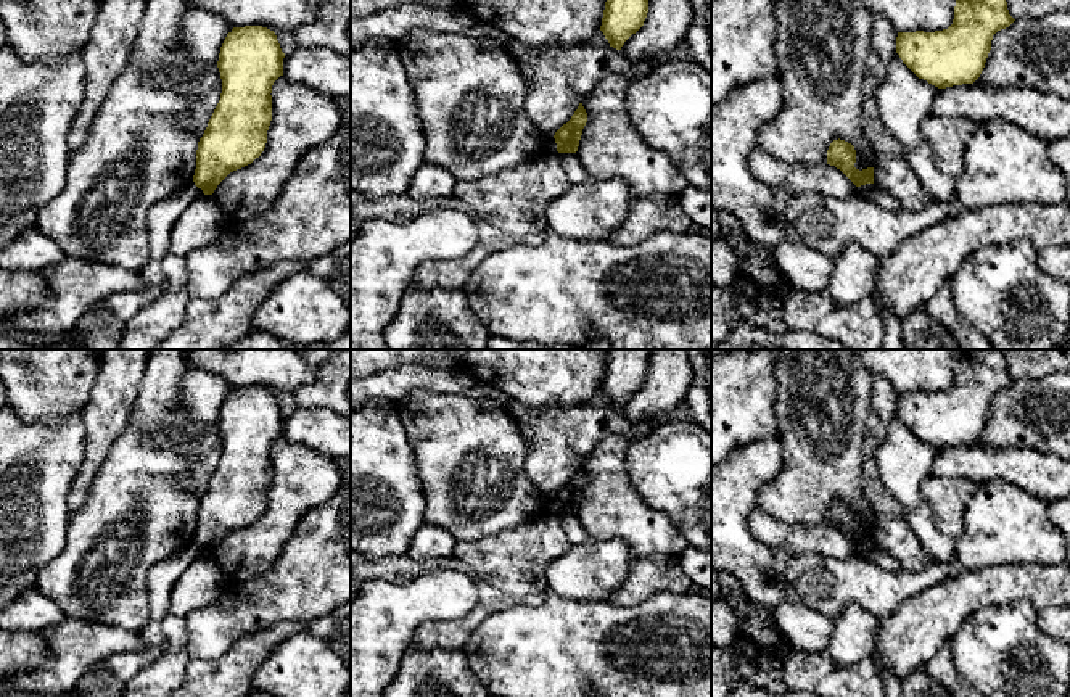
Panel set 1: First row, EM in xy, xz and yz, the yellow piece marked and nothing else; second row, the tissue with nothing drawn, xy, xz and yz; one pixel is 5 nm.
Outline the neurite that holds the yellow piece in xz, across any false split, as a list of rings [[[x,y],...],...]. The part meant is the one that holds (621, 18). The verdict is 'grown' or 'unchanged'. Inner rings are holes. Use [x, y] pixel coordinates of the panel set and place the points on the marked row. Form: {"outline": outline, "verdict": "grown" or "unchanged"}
{"outline": [[[607,0],[600,31],[610,47],[621,50],[624,42],[636,34],[648,13],[648,0]]], "verdict": "unchanged"}

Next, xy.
{"outline": [[[233,27],[219,53],[220,100],[196,150],[193,182],[204,195],[265,148],[272,121],[272,85],[283,76],[285,53],[274,31]]], "verdict": "unchanged"}

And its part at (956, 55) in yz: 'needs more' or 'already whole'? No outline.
already whole

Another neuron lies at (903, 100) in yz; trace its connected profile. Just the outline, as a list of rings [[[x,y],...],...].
[[[895,53],[888,72],[875,92],[875,106],[933,203],[954,203],[957,201],[956,179],[946,175],[935,164],[922,132],[922,122],[932,114],[938,90],[919,79]]]

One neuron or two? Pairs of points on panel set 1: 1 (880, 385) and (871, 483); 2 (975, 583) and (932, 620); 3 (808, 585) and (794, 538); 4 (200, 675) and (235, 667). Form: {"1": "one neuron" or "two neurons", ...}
{"1": "one neuron", "2": "one neuron", "3": "two neurons", "4": "one neuron"}

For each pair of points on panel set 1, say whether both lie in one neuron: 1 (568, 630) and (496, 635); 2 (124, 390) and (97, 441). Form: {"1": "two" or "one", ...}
{"1": "one", "2": "one"}

